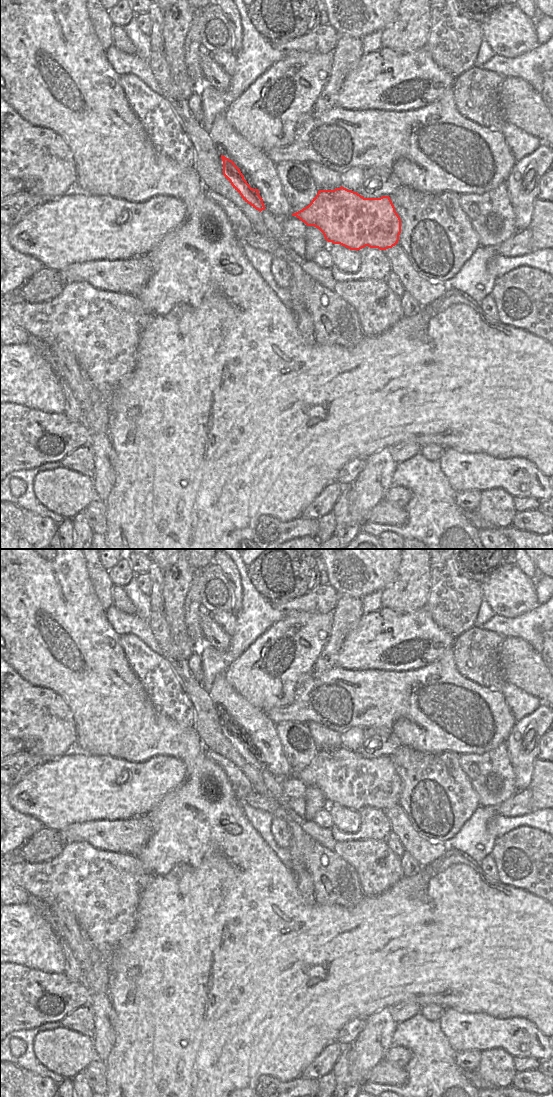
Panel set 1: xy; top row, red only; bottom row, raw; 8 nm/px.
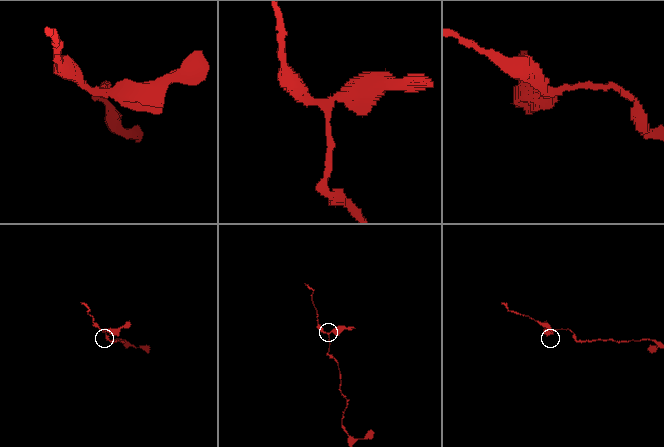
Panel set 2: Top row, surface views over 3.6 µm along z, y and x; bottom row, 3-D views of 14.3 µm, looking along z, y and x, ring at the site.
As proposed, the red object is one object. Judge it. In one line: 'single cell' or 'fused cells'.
single cell

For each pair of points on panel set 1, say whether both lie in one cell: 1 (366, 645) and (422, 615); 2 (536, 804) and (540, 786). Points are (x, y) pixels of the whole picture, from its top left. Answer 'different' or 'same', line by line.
1: same
2: same

